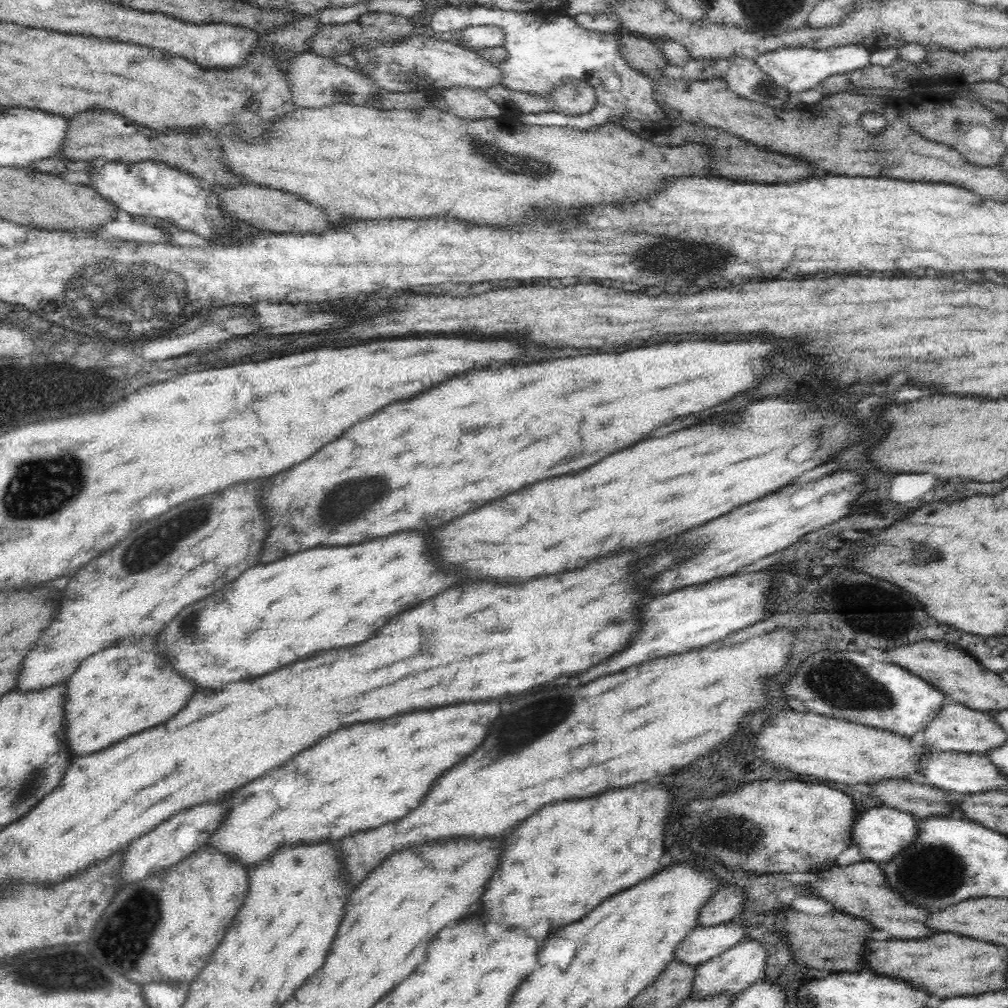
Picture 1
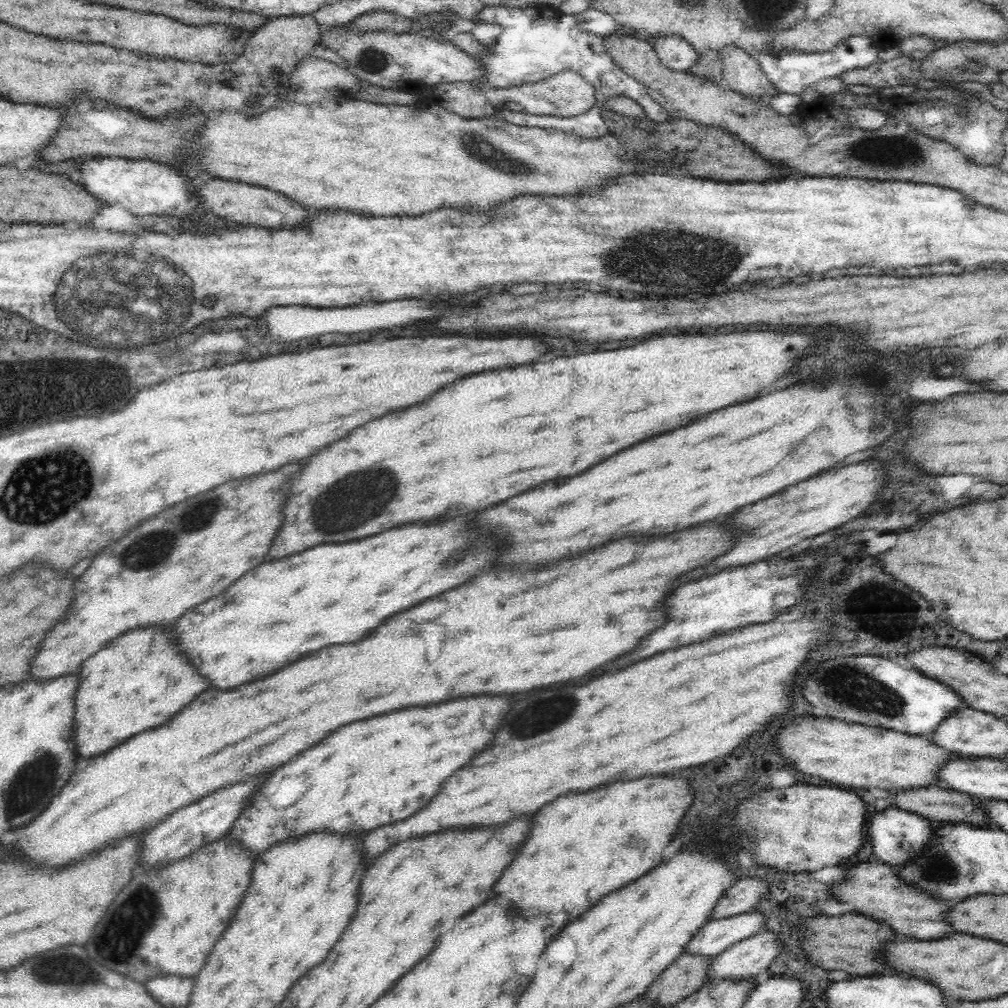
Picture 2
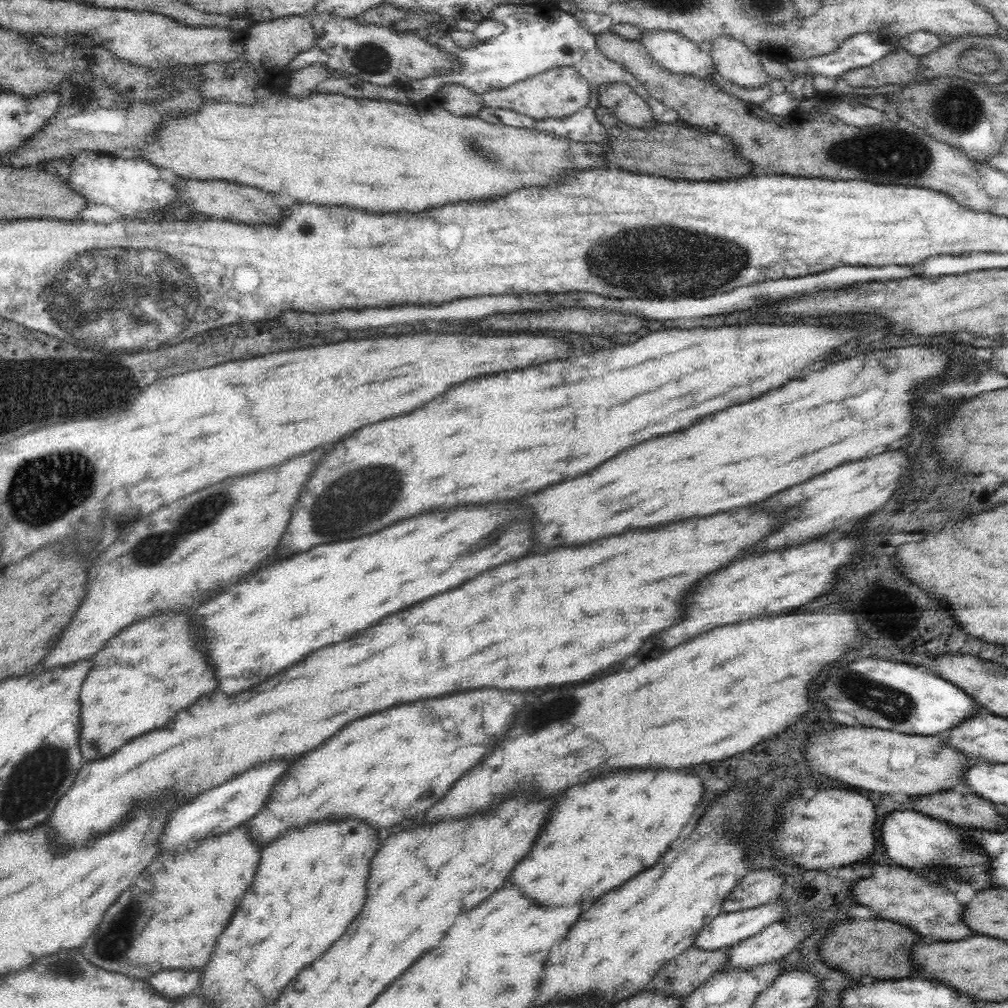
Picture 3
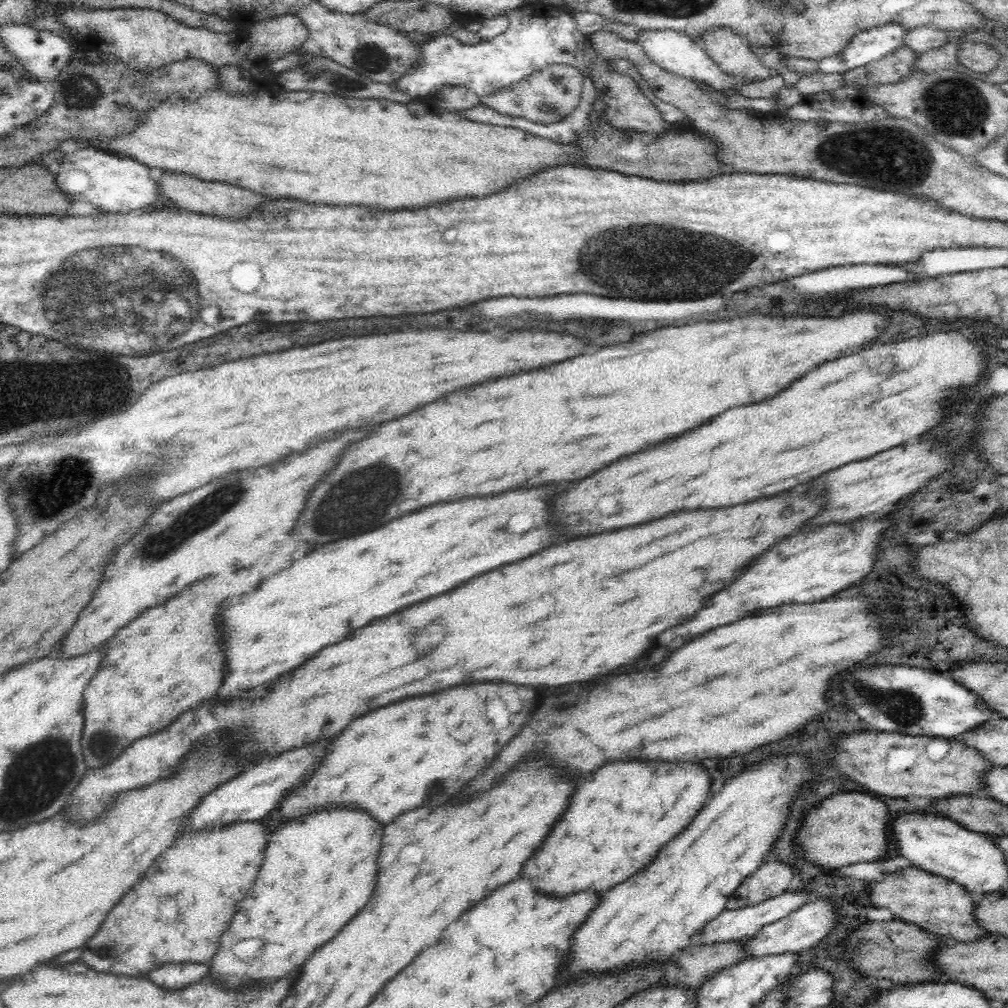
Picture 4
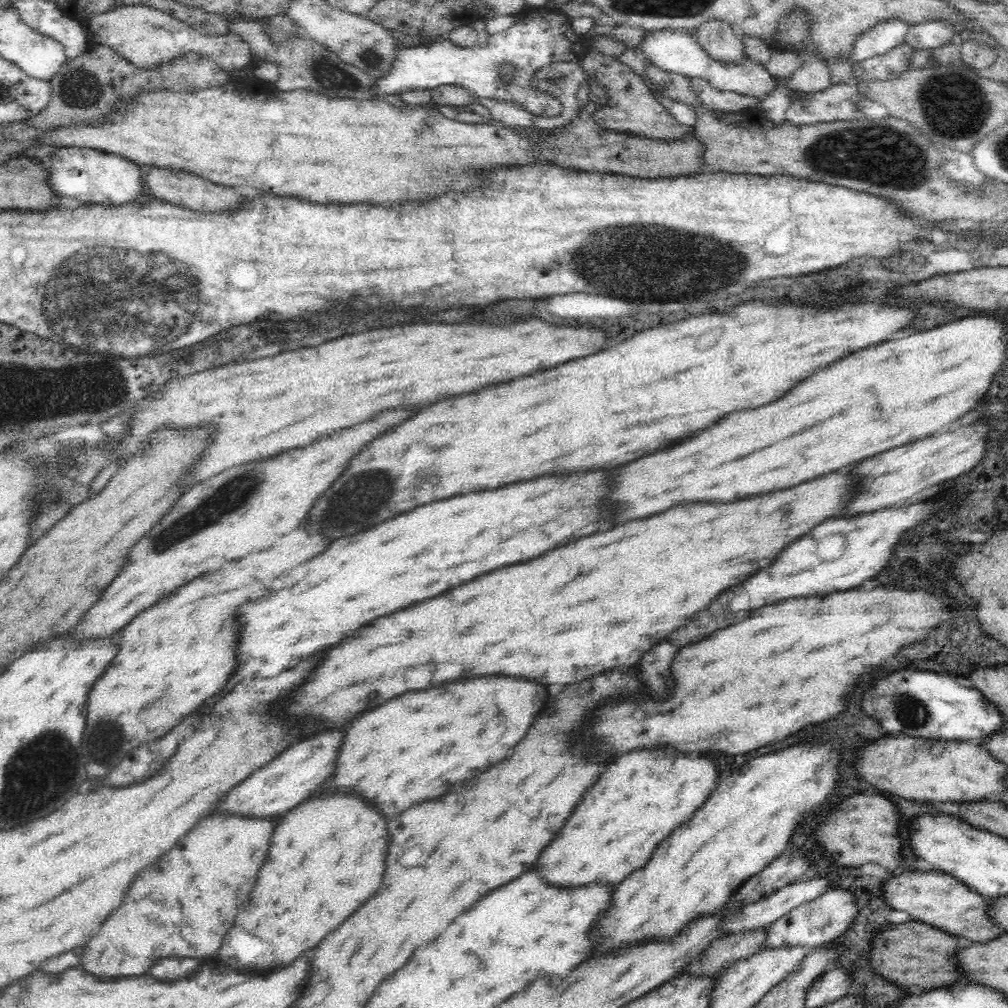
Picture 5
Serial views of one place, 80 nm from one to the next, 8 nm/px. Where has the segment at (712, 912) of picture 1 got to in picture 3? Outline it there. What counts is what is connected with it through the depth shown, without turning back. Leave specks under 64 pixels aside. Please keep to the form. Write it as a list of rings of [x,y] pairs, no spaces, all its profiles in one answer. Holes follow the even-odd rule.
[[[772,869],[746,873],[730,891],[720,912],[731,913],[775,903],[784,879]]]

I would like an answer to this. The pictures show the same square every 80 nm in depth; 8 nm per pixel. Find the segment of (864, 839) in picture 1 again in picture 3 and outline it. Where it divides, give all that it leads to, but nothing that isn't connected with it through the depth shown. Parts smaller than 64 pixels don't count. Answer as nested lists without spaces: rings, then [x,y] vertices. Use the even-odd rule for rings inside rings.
[[[894,810],[888,812],[886,818],[878,821],[877,826],[880,831],[880,846],[884,848],[887,860],[894,860],[896,864],[904,868],[922,870],[930,866],[941,866],[945,870],[951,870],[953,874],[959,876],[961,882],[967,882],[976,891],[982,891],[988,886],[988,859],[980,849],[974,849],[964,837],[959,829],[948,826],[948,823],[922,816],[918,812],[910,810]]]

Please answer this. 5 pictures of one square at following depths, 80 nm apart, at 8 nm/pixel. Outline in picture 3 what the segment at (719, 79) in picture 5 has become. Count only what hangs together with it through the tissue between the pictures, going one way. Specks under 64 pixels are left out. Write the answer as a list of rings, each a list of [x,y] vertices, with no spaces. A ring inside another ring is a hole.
[[[645,31],[640,41],[658,64],[674,74],[706,78],[715,70],[708,49],[698,46],[680,33]]]

